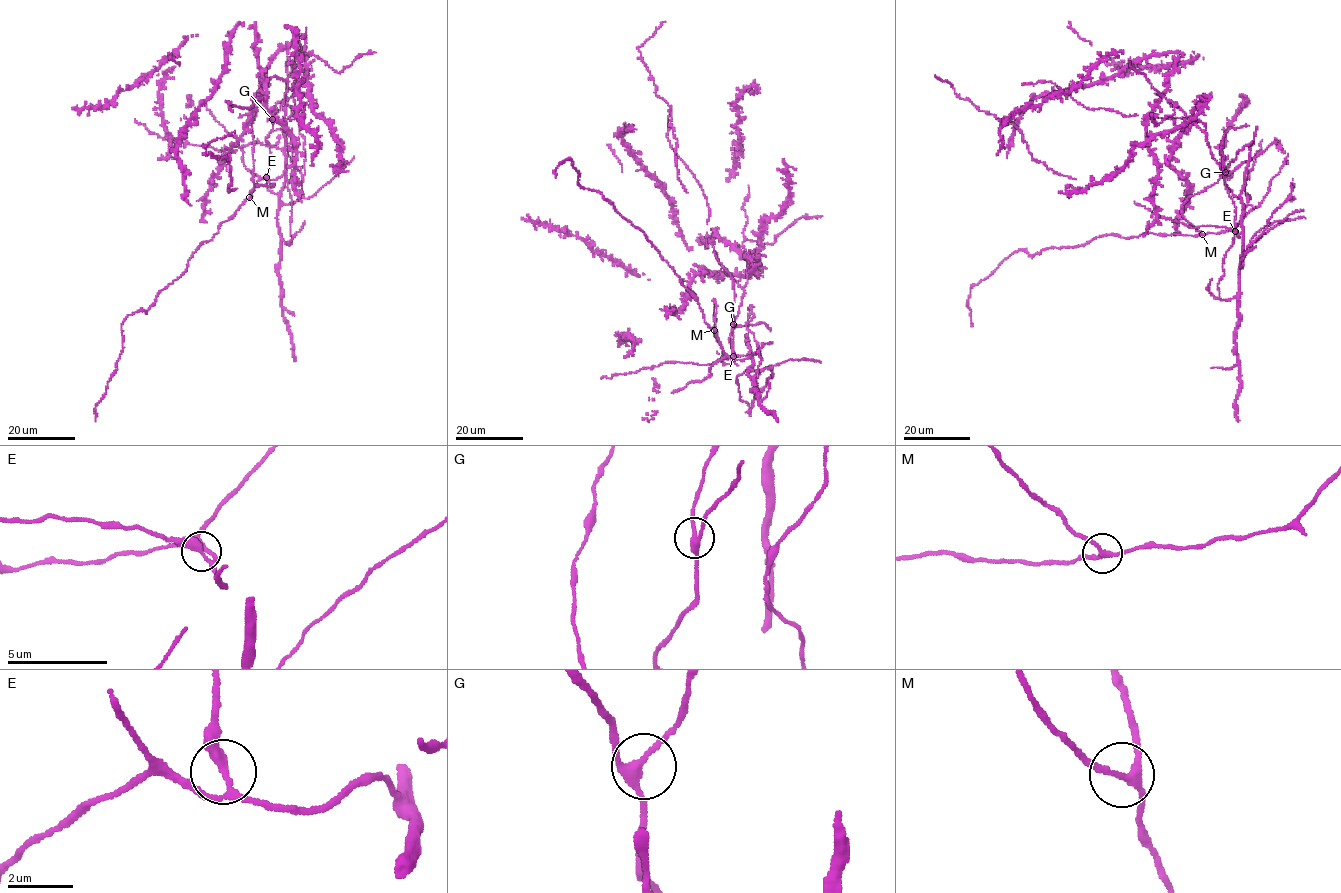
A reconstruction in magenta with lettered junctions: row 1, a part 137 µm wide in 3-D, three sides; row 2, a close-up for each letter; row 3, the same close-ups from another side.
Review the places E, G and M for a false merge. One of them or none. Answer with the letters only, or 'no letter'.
no letter

